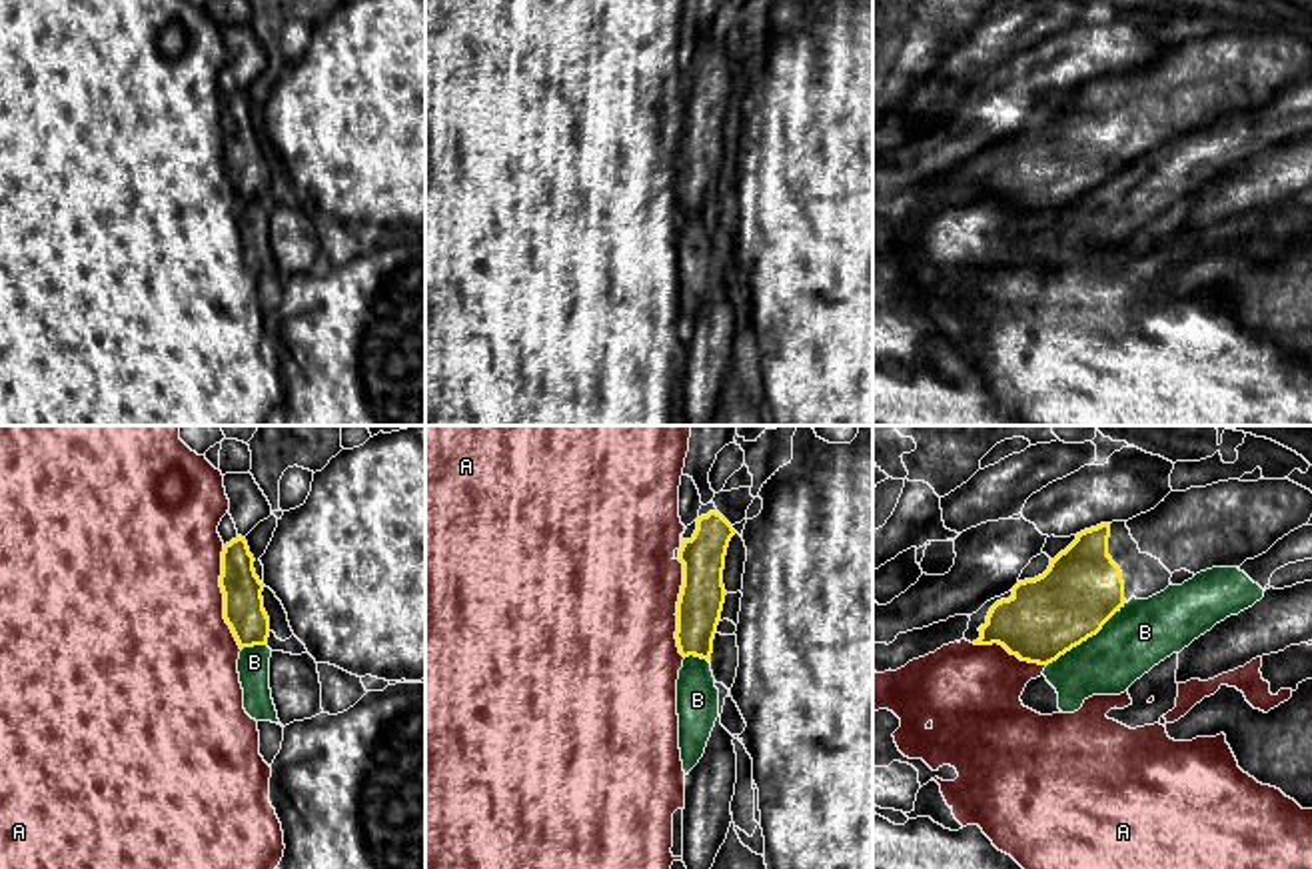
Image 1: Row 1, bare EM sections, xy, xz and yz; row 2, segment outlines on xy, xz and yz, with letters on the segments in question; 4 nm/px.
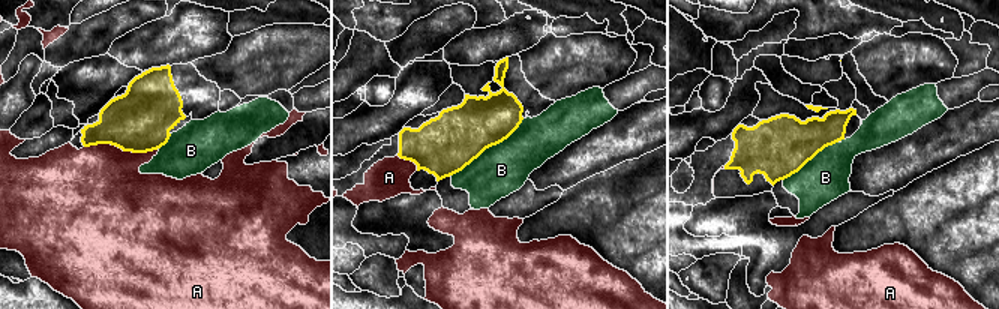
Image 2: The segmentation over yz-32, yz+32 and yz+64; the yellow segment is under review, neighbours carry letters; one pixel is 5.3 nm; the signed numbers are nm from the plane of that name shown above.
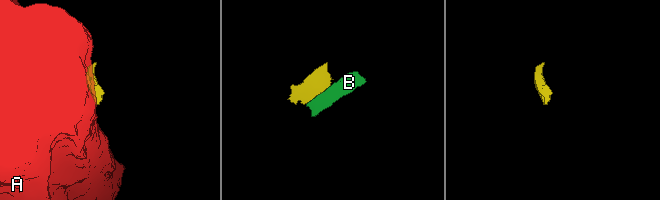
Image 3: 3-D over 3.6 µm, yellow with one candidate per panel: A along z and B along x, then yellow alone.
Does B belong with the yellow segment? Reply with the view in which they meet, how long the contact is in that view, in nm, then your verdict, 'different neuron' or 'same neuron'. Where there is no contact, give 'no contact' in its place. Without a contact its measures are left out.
yz | 420 nm | different neuron

